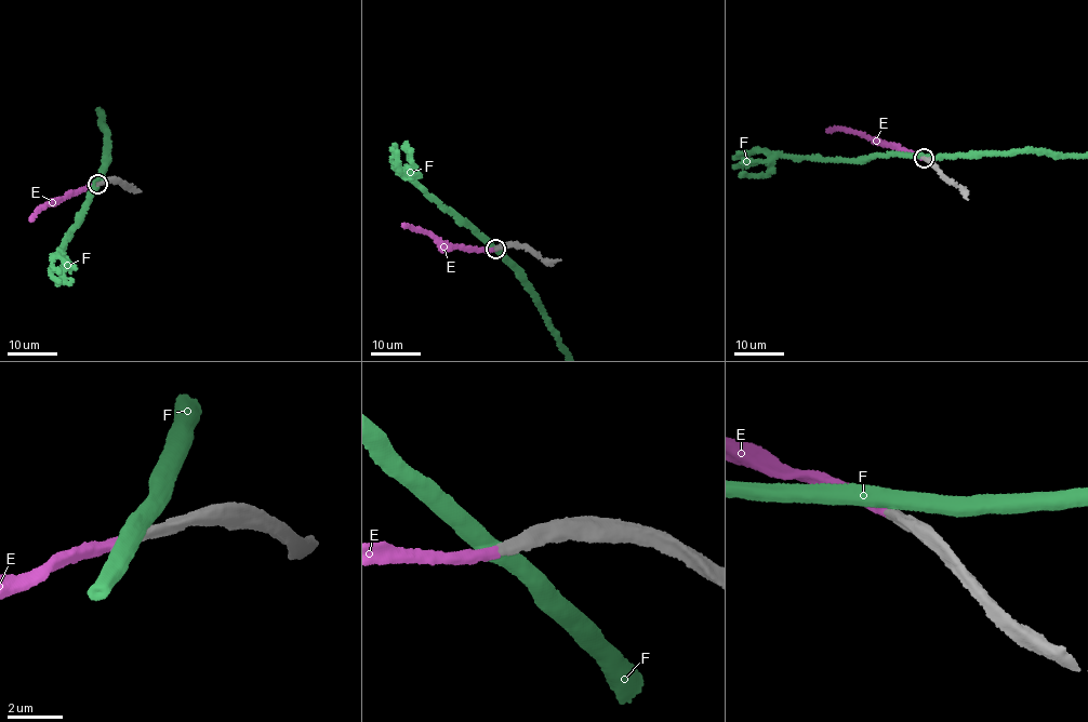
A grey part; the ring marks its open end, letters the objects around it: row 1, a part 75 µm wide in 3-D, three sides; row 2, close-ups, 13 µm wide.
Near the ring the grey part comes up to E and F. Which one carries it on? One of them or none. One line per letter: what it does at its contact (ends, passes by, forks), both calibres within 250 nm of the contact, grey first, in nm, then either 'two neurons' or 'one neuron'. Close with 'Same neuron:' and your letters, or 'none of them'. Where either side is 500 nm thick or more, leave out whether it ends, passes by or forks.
E: it ends | 380/400 nm | one neuron
F: 500/500 nm | two neurons
Same neuron: E

